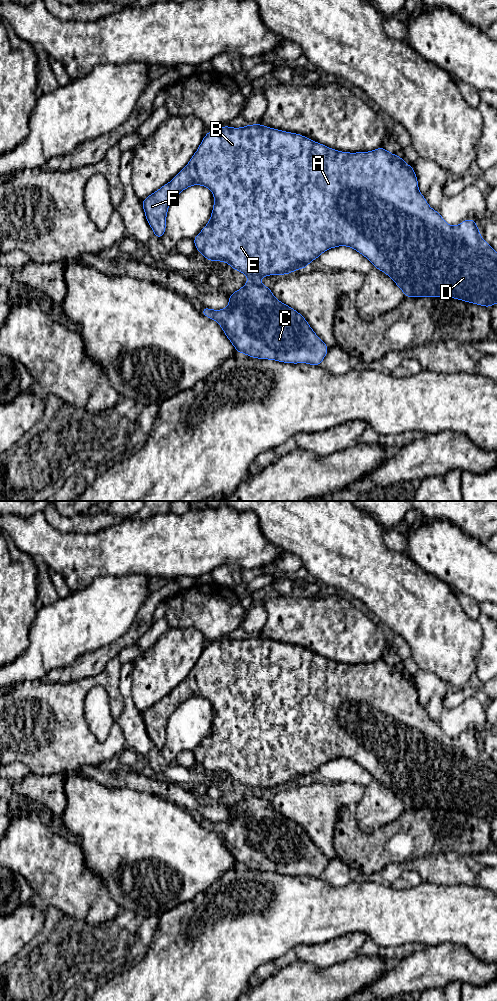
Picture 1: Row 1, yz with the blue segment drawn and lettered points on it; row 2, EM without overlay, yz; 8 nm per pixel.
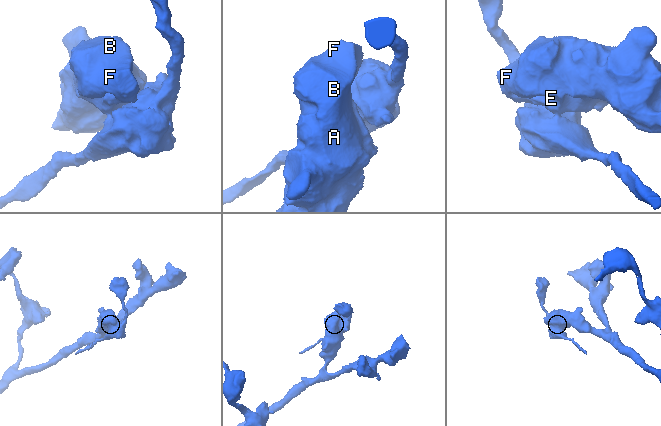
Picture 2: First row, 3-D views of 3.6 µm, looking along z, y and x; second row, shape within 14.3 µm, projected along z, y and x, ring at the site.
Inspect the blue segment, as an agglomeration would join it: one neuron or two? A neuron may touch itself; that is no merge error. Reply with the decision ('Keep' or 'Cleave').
Cleave

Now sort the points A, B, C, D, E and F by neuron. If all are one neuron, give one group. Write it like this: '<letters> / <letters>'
A B D E F / C

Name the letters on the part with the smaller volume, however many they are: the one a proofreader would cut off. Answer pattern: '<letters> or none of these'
C

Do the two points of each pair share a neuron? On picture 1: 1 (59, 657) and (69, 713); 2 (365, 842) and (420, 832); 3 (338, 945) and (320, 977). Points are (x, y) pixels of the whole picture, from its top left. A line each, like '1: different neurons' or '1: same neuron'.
1: different neurons
2: same neuron
3: different neurons

